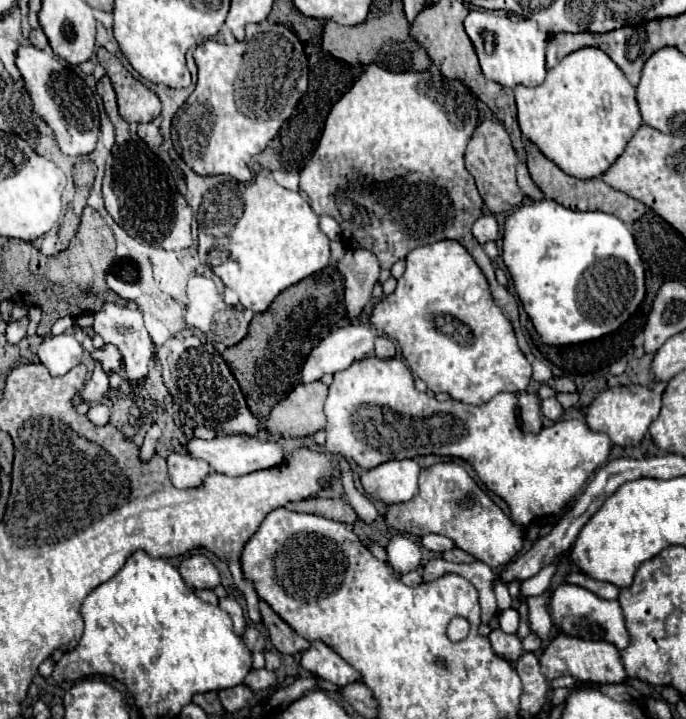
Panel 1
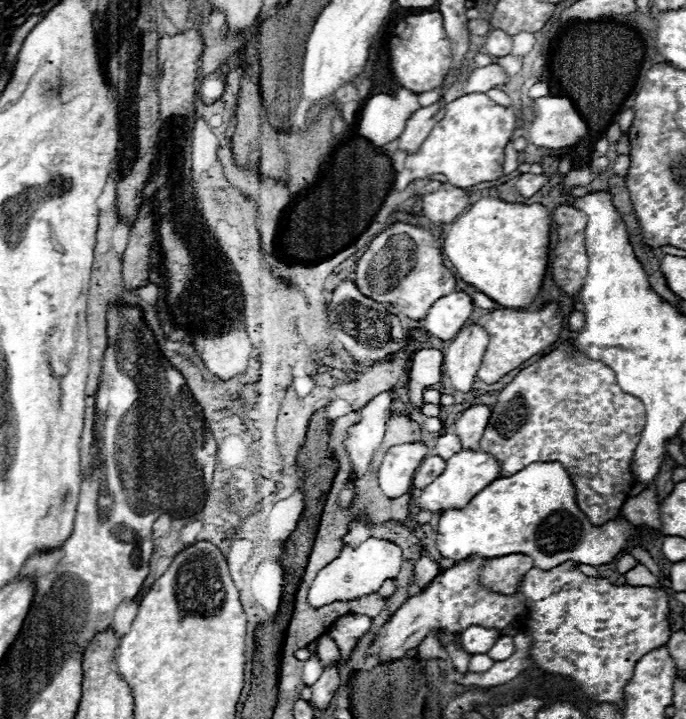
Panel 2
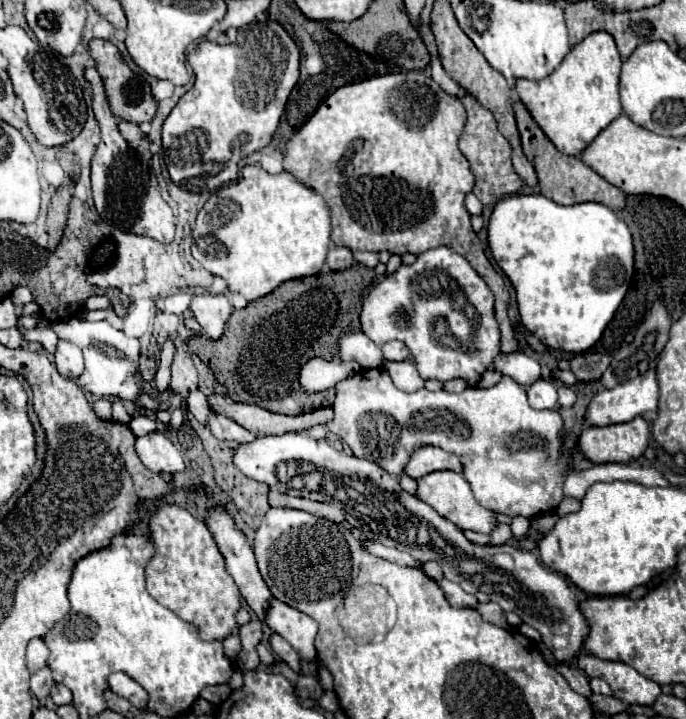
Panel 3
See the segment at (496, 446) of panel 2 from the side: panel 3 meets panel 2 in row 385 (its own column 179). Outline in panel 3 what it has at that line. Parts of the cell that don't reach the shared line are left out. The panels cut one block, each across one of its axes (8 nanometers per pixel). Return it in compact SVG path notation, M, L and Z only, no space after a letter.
M162 506L150 520L156 556L146 568L146 588L152 598L200 630L202 640L224 640L238 630L234 614L240 608L240 590L226 572L212 532L188 510Z

